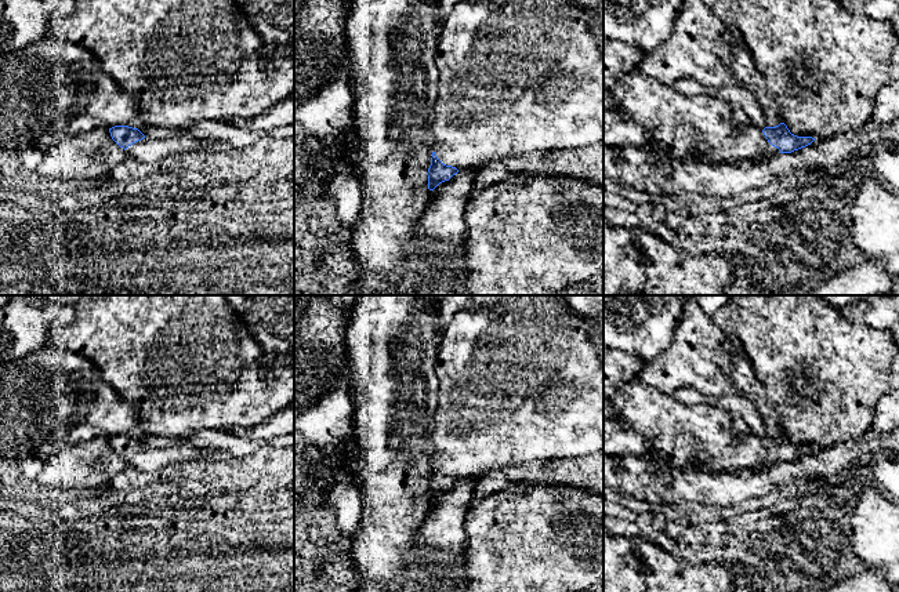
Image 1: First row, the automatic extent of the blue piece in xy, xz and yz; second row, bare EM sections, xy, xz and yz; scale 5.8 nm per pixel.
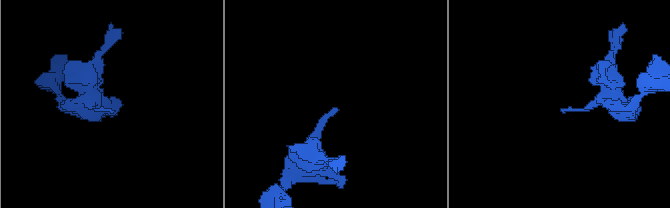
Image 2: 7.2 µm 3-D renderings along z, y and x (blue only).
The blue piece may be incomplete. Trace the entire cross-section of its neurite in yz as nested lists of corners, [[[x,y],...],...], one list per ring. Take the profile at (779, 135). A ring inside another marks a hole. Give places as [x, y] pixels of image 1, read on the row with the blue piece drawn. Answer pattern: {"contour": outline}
{"contour": [[[639,70],[615,83],[612,101],[613,110],[652,132],[650,153],[682,161],[740,166],[757,155],[791,153],[815,141],[791,134],[784,123],[764,130],[751,123],[733,127],[728,101],[682,95]]]}

